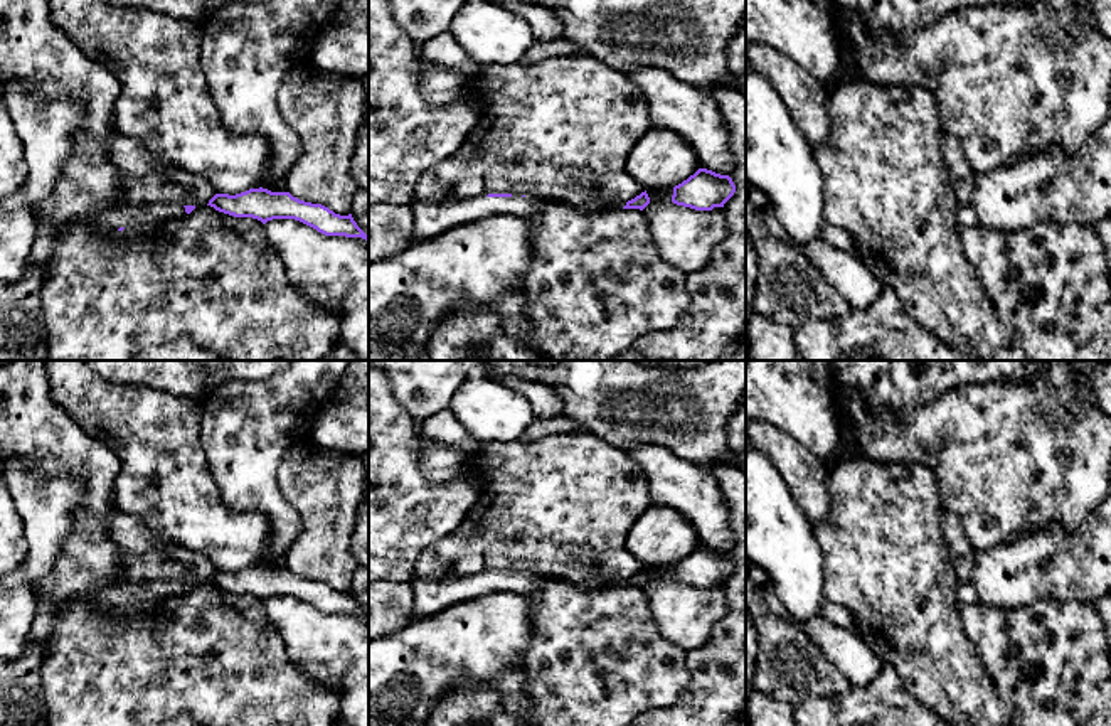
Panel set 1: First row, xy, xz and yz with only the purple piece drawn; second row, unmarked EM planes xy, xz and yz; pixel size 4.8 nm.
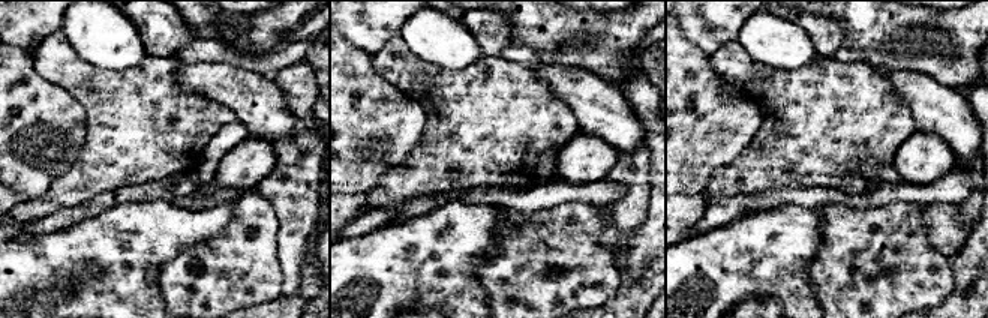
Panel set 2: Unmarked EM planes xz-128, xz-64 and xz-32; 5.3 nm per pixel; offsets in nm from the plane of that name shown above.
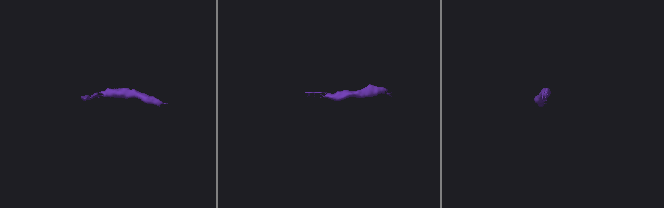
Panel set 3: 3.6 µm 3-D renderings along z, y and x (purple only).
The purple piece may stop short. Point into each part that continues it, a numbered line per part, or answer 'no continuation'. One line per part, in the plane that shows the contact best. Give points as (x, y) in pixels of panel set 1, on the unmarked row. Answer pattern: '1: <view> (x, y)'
1: xz (431, 597)

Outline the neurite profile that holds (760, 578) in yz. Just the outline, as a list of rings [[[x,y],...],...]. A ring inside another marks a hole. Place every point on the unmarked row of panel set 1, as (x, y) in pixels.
[[[746,559],[746,578],[756,586],[756,590],[773,613],[789,620],[774,593],[769,574],[764,569]]]

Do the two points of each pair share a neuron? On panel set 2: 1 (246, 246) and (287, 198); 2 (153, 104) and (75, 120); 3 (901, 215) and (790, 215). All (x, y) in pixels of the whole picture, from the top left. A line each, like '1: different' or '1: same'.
1: different
2: different
3: different

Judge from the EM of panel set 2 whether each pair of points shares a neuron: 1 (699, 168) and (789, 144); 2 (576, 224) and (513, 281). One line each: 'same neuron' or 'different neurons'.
1: different neurons
2: same neuron

